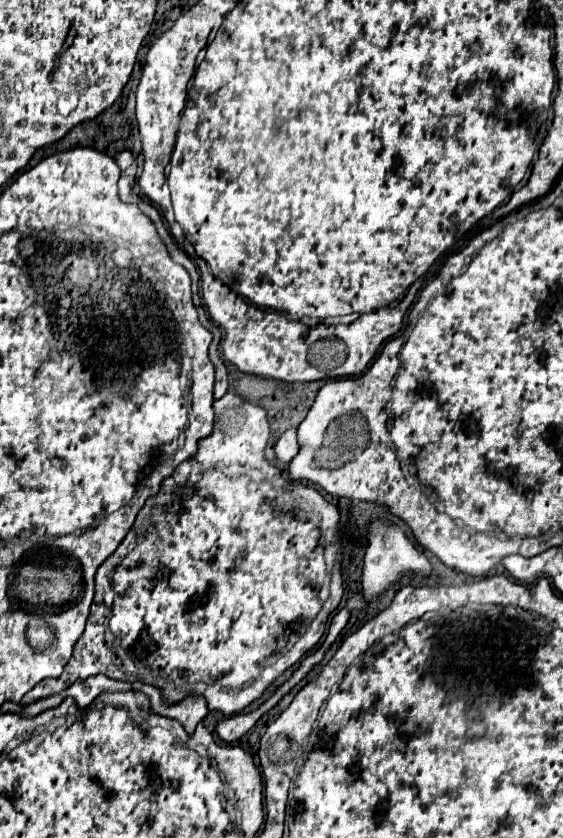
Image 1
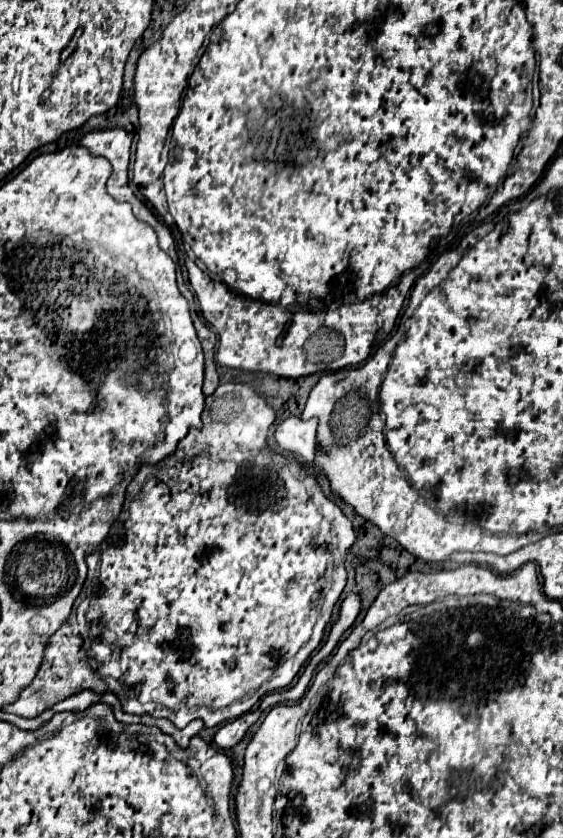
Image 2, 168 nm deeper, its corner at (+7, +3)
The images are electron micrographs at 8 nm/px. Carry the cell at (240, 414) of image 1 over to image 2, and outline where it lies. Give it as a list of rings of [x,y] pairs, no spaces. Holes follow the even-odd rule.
[[[241,383],[219,385],[217,391],[205,399],[201,419],[203,429],[189,429],[185,437],[187,457],[191,459],[179,461],[169,455],[157,463],[149,475],[151,479],[147,479],[141,491],[133,495],[129,517],[123,523],[115,523],[105,539],[99,561],[99,593],[87,611],[91,641],[81,637],[75,613],[71,613],[69,619],[51,635],[35,681],[19,693],[17,701],[5,705],[5,711],[33,719],[55,703],[85,689],[105,693],[107,683],[99,677],[113,677],[129,691],[129,697],[135,697],[141,703],[159,703],[173,713],[177,713],[179,707],[191,709],[195,705],[217,709],[209,711],[201,707],[177,715],[177,727],[183,727],[193,719],[203,719],[205,727],[217,727],[247,713],[259,697],[287,687],[305,659],[317,649],[333,607],[343,593],[343,589],[330,589],[333,573],[339,571],[339,567],[345,571],[345,585],[347,582],[345,557],[356,540],[351,520],[323,494],[313,476],[305,475],[295,457],[269,447],[267,431],[275,421],[275,411],[253,387]]]

